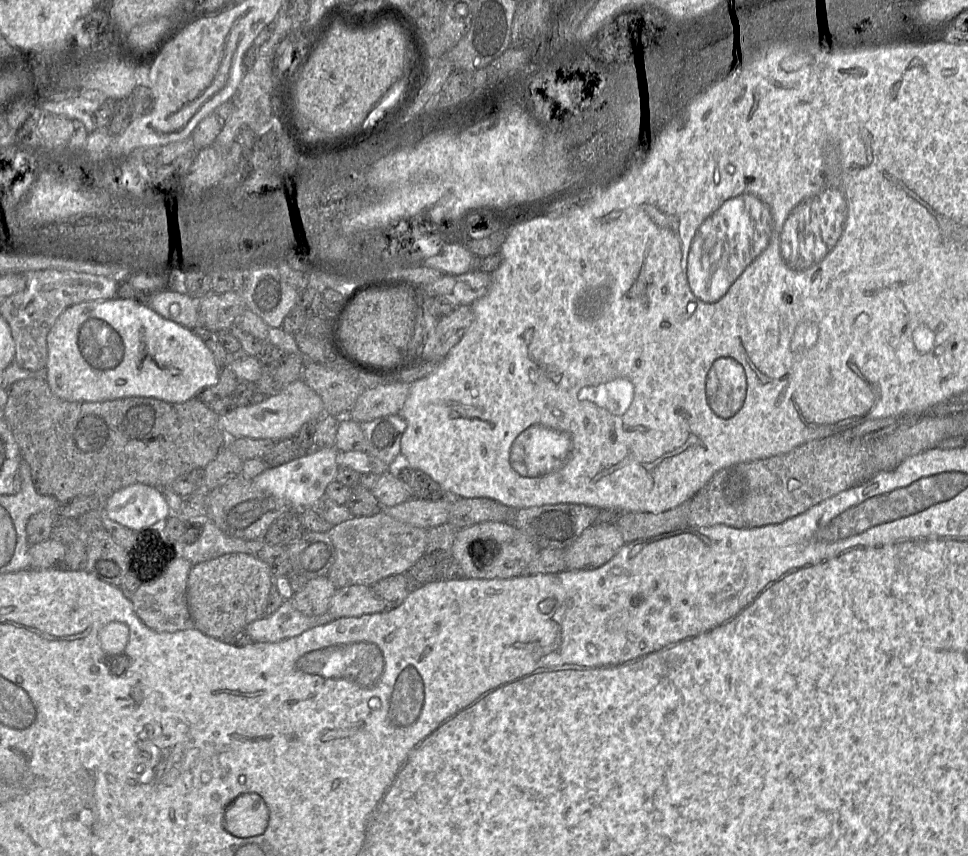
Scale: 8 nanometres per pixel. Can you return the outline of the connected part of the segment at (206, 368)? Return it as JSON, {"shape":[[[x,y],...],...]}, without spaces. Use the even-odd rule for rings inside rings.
{"shape":[[[118,297],[68,307],[49,331],[47,349],[47,383],[57,397],[70,402],[151,397],[183,403],[196,399],[200,389],[215,385],[221,369],[205,343],[186,327],[163,318],[149,306]]]}

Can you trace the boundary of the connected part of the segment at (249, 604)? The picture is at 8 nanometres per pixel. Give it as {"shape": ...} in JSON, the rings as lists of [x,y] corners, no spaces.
{"shape":[[[230,553],[192,565],[186,586],[186,601],[193,628],[223,640],[243,632],[247,625],[263,617],[274,576],[255,555]]]}

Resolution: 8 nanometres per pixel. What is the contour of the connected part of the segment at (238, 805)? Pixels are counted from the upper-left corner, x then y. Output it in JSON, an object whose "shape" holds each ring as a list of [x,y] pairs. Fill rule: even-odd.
{"shape":[[[255,793],[241,794],[236,797],[224,814],[225,829],[237,837],[248,837],[263,832],[266,823],[265,803]]]}

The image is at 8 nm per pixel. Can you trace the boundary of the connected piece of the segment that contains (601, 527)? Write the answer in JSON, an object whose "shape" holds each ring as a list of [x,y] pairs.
{"shape":[[[594,523],[565,549],[565,570],[592,570],[611,560],[626,544],[616,524]]]}

